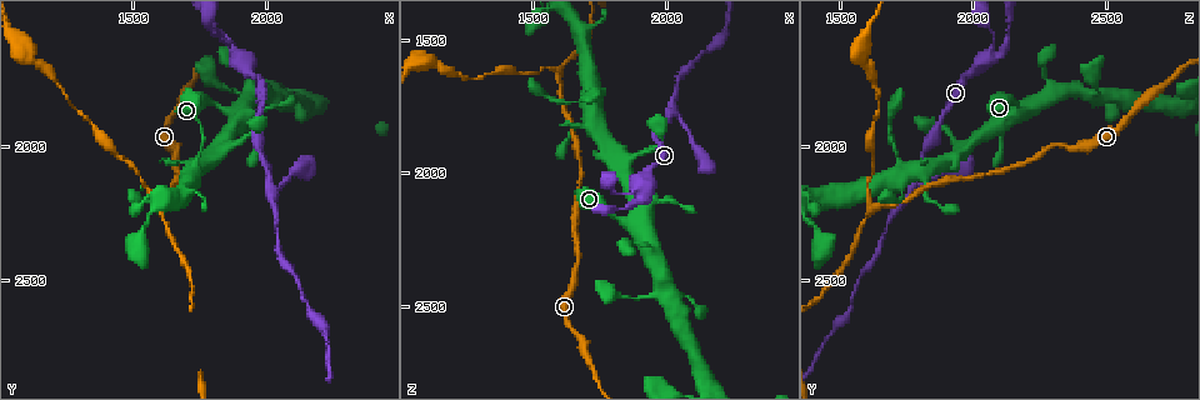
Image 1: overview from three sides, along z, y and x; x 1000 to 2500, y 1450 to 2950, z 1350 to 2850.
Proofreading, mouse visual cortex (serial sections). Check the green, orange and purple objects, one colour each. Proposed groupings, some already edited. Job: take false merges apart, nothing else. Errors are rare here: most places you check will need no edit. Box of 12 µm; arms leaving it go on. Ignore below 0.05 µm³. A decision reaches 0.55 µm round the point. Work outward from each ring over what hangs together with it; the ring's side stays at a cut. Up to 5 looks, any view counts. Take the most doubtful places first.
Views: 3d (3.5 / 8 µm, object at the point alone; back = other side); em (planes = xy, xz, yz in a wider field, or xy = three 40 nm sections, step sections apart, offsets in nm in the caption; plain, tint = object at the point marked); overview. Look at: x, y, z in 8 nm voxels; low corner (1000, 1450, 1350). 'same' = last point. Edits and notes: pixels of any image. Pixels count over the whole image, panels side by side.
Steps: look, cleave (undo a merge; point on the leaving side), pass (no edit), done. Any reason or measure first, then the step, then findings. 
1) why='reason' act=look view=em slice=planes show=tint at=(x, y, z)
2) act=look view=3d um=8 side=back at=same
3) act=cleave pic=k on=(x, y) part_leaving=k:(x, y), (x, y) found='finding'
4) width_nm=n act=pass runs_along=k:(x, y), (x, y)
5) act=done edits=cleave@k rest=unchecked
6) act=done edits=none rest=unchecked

why='narrows sharply' act=look view=3d um=3.5 at=(1890, 1650, 2050)

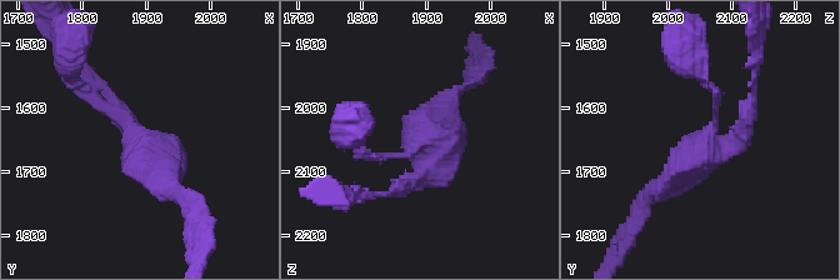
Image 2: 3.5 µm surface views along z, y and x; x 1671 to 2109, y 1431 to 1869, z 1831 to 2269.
arms=3 arm_widths_nm=100,150,250 why='shape alone is not enough' act=look view=em slice=xy step=5 show=tint at=(1885, 1655, 2055)

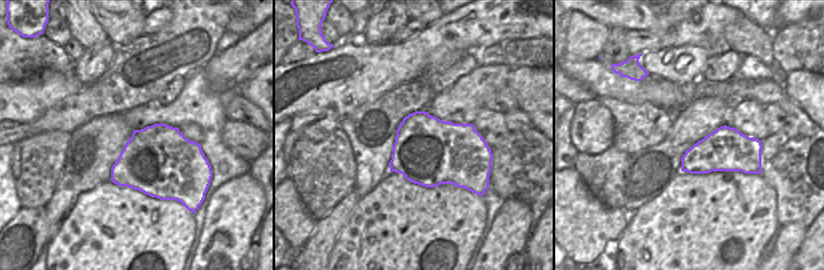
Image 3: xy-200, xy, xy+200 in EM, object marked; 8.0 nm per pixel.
act=look view=em slice=planes show=tint at=same

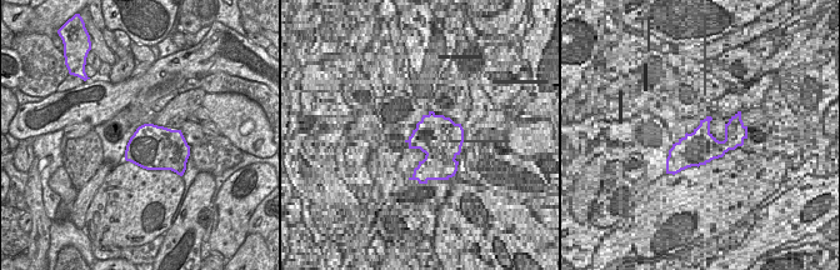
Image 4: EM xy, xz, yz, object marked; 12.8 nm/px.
act=pass runs_along=2:(183, 205), (155, 151), (94, 98) found='continuous, no second cell'

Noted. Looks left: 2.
why='branch point' act=look view=3d um=3.5 at=(1580, 2220, 1630)

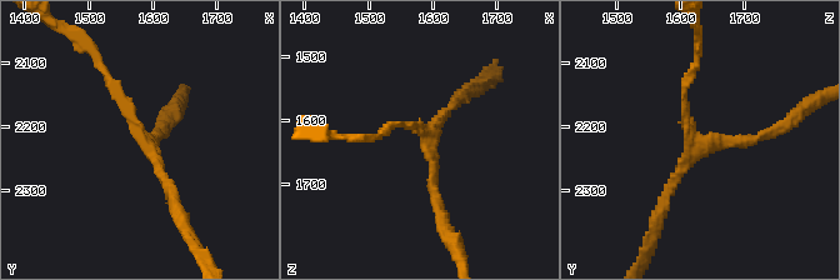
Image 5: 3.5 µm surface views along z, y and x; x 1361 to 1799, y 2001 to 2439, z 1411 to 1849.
arm_widths_nm=100,150,150 act=pass runs_along=5:(775, 133), (698, 144), (685, 118), (689, 75) found='continuous, no second cell'

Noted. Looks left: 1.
act=done edits=none rest=unchecked

